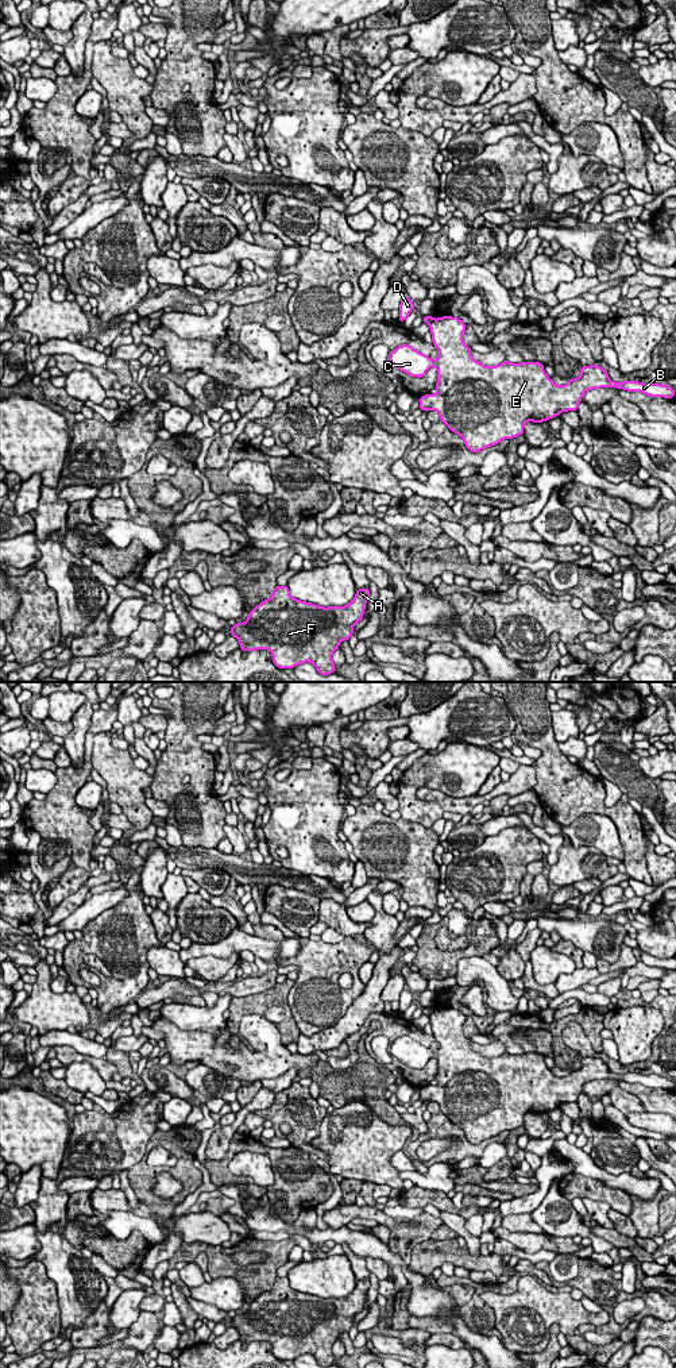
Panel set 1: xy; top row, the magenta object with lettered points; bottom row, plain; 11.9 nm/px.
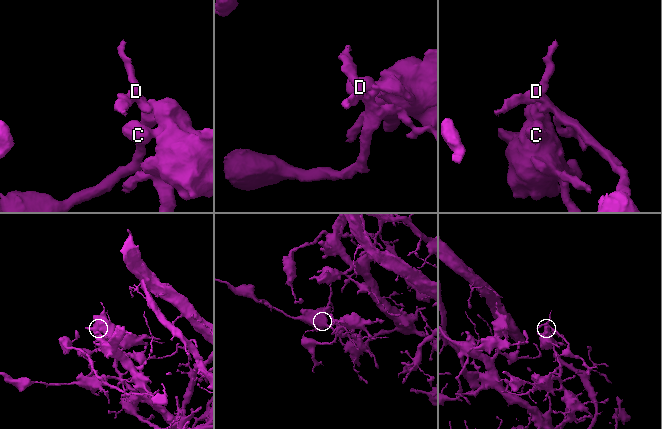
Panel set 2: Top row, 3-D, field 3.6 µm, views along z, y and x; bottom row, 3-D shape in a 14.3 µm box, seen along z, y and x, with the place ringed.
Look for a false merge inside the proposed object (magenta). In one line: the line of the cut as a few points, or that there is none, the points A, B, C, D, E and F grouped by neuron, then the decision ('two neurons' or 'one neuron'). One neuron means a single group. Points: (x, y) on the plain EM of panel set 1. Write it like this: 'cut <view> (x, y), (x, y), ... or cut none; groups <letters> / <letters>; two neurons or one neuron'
cut xy (435, 1010), (429, 1017); groups A B C E F / D; two neurons

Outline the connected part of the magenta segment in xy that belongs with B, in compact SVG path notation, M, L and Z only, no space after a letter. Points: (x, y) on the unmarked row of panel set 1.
M444 1007L430 1014L432 1033L440 1043L440 1048L432 1052L428 1047L414 1041L409 1036L398 1037L389 1047L389 1053L412 1068L425 1068L428 1060L437 1060L436 1086L420 1088L421 1102L436 1102L441 1113L466 1134L472 1144L479 1144L503 1130L524 1126L528 1113L542 1114L559 1107L561 1103L578 1102L583 1086L591 1080L618 1079L627 1083L641 1083L650 1088L672 1090L676 1083L668 1076L642 1075L637 1072L614 1074L600 1057L583 1057L578 1070L567 1076L556 1076L544 1063L540 1053L511 1055L487 1059L471 1048L471 1038L464 1036L463 1026L467 1016L463 1011Z

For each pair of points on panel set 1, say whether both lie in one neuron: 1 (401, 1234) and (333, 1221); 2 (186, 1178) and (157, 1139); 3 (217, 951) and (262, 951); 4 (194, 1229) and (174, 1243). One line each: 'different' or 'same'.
1: same
2: same
3: same
4: different

